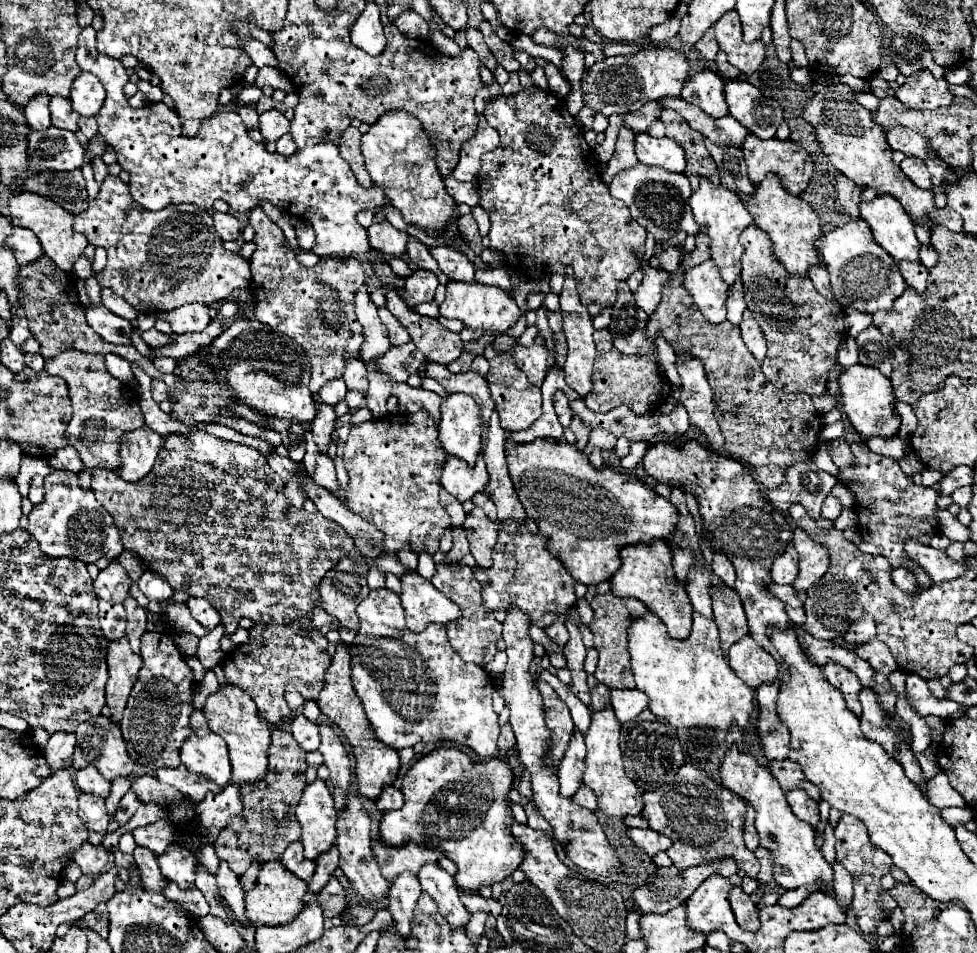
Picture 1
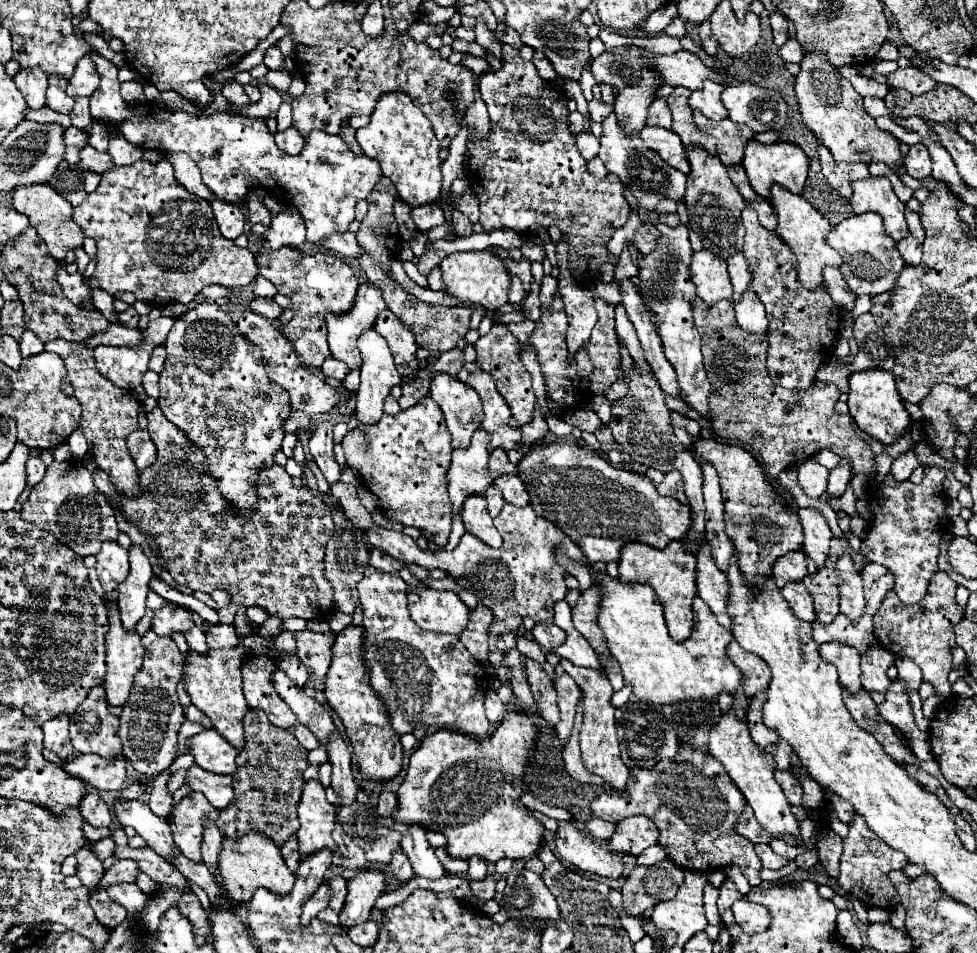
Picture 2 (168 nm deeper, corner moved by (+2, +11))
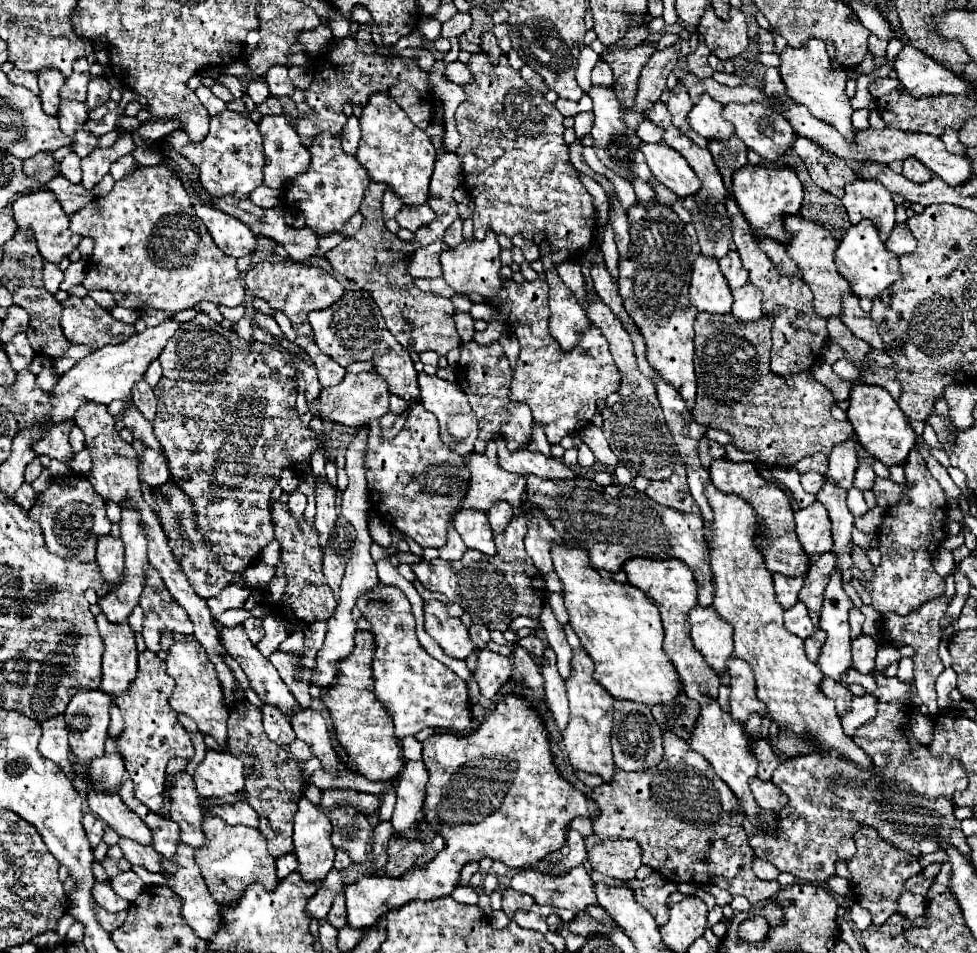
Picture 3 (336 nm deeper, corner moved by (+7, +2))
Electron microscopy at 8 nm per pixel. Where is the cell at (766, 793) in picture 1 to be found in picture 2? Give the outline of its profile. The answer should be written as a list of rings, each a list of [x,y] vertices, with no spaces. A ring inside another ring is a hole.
[[[729,709],[727,713],[723,713],[721,719],[719,719],[719,723],[711,729],[711,735],[709,735],[709,753],[715,759],[721,761],[721,765],[727,771],[727,775],[739,787],[739,791],[743,793],[743,797],[747,799],[749,807],[753,809],[753,813],[755,813],[757,821],[763,825],[763,829],[767,829],[769,833],[795,835],[801,841],[799,823],[797,823],[795,815],[791,813],[789,803],[783,797],[783,791],[779,789],[777,781],[773,779],[773,769],[775,769],[773,757],[753,743],[753,739],[749,737],[747,723],[741,721],[741,719],[737,719],[737,715],[733,713],[733,709]]]

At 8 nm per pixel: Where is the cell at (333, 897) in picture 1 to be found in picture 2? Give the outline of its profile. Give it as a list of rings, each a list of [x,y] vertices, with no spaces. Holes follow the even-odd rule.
[[[333,875],[329,879],[329,885],[331,885],[331,903],[329,903],[329,907],[339,913],[343,909],[345,897],[347,897],[347,881],[339,875]]]

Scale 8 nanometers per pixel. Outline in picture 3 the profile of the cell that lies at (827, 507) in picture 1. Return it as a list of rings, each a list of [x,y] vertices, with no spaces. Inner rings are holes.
[[[848,440],[844,444],[838,444],[828,456],[826,476],[836,486],[850,490],[856,466],[858,466],[858,460],[856,460],[856,450],[854,450],[854,440]]]

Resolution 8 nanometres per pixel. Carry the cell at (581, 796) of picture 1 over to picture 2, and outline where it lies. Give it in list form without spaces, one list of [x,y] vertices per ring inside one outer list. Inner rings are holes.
[[[573,725],[571,729],[571,737],[567,741],[567,745],[563,747],[563,759],[565,759],[565,769],[569,771],[569,775],[579,781],[579,783],[593,783],[593,785],[603,785],[605,781],[593,773],[587,773],[587,769],[581,763],[581,751],[579,751],[579,729],[577,725]]]

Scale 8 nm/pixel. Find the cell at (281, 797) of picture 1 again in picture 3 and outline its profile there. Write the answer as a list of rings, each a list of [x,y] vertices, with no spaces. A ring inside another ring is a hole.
[[[248,700],[236,702],[232,706],[232,710],[230,710],[230,718],[228,718],[228,750],[230,750],[230,754],[234,754],[236,758],[240,758],[244,762],[246,786],[238,792],[238,796],[242,796],[258,812],[258,816],[260,816],[258,830],[268,840],[268,852],[274,858],[292,852],[294,850],[294,846],[292,846],[292,820],[294,820],[294,814],[296,814],[296,808],[298,808],[298,800],[302,796],[302,770],[300,770],[300,762],[294,762],[294,758],[290,758],[286,748],[282,748],[282,746],[270,742],[270,738],[266,738],[260,708],[252,706]]]

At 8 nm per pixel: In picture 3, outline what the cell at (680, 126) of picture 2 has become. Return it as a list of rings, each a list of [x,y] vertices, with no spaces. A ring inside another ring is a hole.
[[[678,84],[678,86],[670,92],[670,100],[666,102],[666,106],[668,106],[670,114],[672,114],[672,124],[674,124],[682,134],[686,134],[694,144],[706,148],[706,146],[708,146],[706,138],[694,134],[694,130],[690,130],[690,124],[686,122],[686,114],[688,114],[688,110],[690,110],[694,104],[692,104],[692,100],[690,100],[690,96],[688,96],[688,92],[686,92],[686,88],[684,88],[682,84]]]

